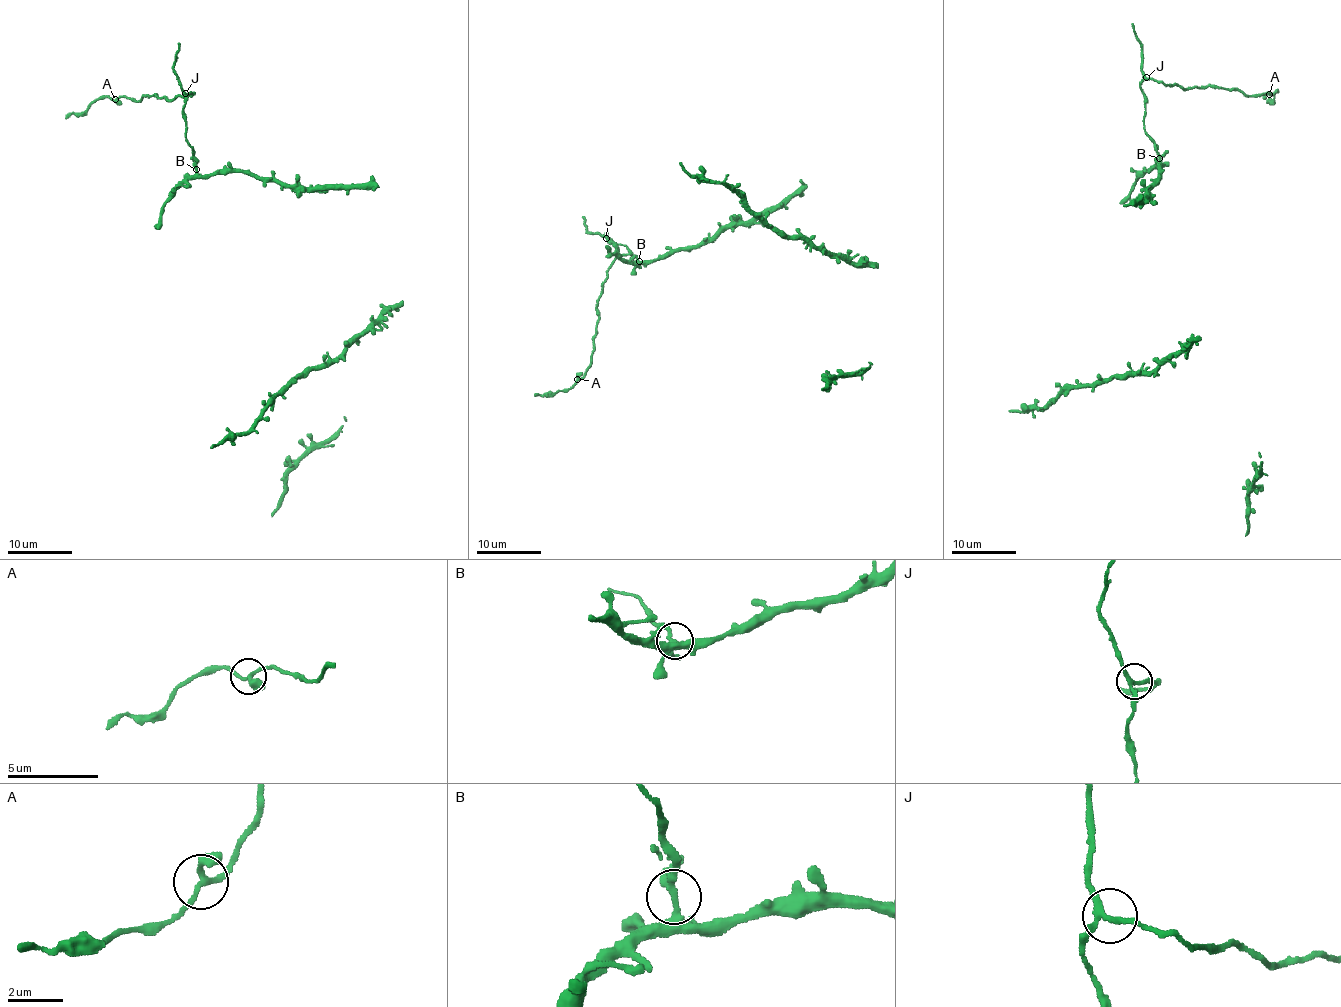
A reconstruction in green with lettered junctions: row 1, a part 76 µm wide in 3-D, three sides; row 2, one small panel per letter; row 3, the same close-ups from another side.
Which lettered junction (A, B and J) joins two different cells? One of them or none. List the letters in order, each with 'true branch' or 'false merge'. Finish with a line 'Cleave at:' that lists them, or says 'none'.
A: true branch
B: false merge
J: true branch
Cleave at: B

